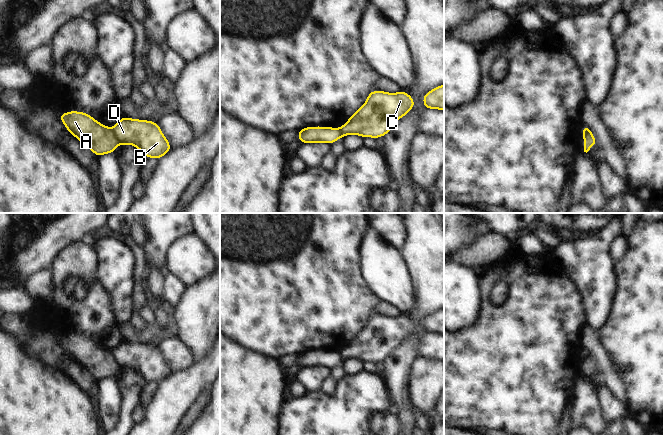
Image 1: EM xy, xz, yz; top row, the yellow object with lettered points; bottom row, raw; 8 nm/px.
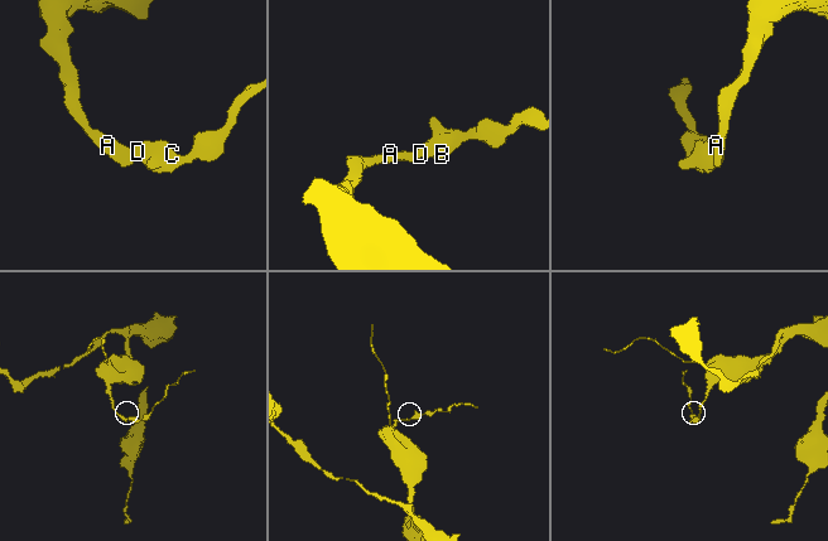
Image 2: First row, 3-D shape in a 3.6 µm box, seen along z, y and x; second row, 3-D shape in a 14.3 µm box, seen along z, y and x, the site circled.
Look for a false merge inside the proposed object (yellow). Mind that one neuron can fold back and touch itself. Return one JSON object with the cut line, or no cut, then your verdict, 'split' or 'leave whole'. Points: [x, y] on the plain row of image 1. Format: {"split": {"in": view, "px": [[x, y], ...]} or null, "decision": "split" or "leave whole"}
{"split": {"in": "xy", "px": [[111, 353], [117, 368]]}, "decision": "split"}

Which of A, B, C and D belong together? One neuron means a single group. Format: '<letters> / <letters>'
A / B C D

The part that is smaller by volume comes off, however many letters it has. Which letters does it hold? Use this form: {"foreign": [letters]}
{"foreign": ["B", "C", "D"]}

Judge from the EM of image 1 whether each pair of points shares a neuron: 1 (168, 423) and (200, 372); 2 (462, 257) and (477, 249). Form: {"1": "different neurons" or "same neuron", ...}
{"1": "same neuron", "2": "same neuron"}

